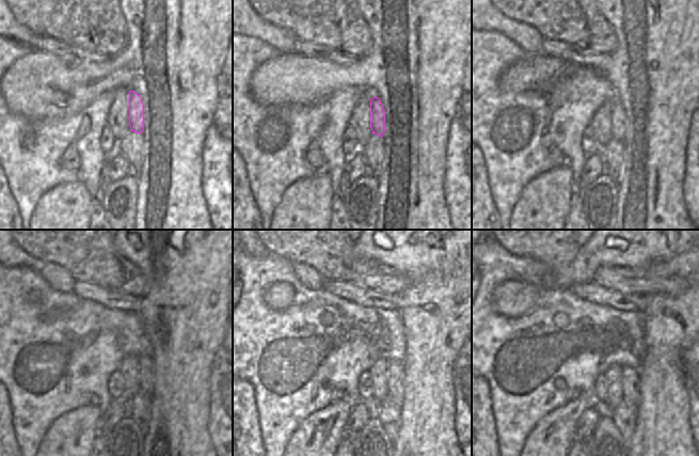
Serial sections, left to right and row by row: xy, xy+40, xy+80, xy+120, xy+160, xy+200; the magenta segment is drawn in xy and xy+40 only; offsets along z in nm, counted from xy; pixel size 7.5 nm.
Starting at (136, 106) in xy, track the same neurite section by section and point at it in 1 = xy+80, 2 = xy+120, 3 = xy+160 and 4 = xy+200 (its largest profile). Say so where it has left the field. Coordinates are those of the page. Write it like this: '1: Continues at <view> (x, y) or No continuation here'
1: Continues at xy+80 (618, 116)
2: Continues at xy+120 (145, 367)
3: Continues at xy+160 (395, 373)
4: Continues at xy+200 (632, 396)

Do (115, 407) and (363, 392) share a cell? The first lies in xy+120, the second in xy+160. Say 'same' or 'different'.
different

